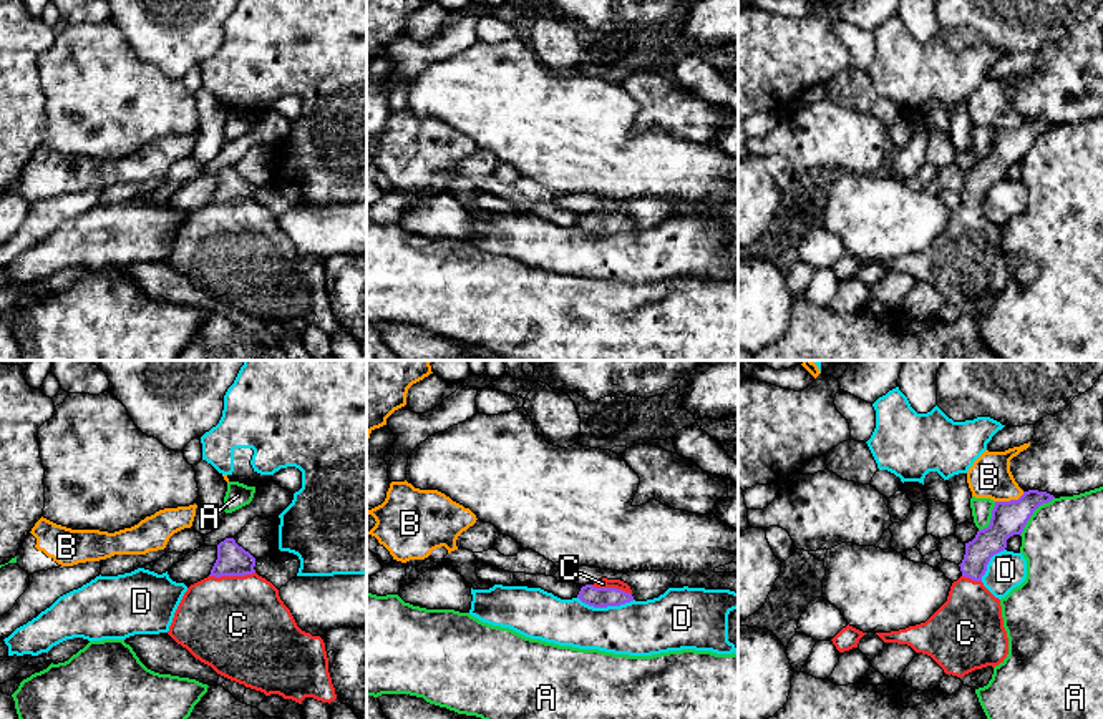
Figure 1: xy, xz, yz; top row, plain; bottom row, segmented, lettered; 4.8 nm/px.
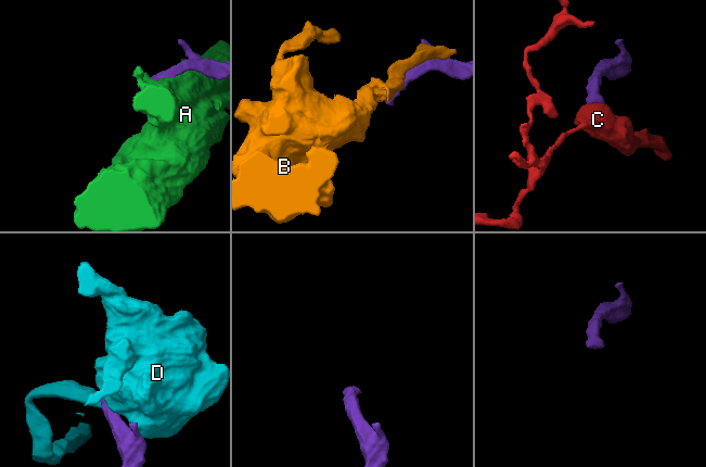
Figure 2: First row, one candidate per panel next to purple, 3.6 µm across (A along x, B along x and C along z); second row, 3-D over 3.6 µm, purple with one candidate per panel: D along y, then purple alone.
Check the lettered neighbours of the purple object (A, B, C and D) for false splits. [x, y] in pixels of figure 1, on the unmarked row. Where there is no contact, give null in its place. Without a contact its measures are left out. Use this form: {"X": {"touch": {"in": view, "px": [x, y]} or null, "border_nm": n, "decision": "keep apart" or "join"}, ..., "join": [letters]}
{"A": {"touch": {"in": "yz", "px": [1032, 141]}, "border_nm": 260, "decision": "keep apart"}, "B": {"touch": {"in": "yz", "px": [1010, 128]}, "border_nm": 150, "decision": "keep apart"}, "C": {"touch": {"in": "xy", "px": [231, 203]}, "border_nm": 220, "decision": "join"}, "D": {"touch": {"in": "xz", "px": [606, 234]}, "border_nm": 280, "decision": "keep apart"}, "join": ["C"]}

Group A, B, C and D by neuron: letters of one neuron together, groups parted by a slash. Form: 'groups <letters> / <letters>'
groups A / B / C / D

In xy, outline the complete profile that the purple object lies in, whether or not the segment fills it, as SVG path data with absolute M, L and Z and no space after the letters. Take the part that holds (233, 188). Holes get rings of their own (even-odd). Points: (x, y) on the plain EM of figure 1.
M234 166L221 169L211 203L187 216L168 262L217 302L245 315L299 332L305 325L330 332L337 322L323 267L297 254L279 218L259 204L254 194L255 186Z

